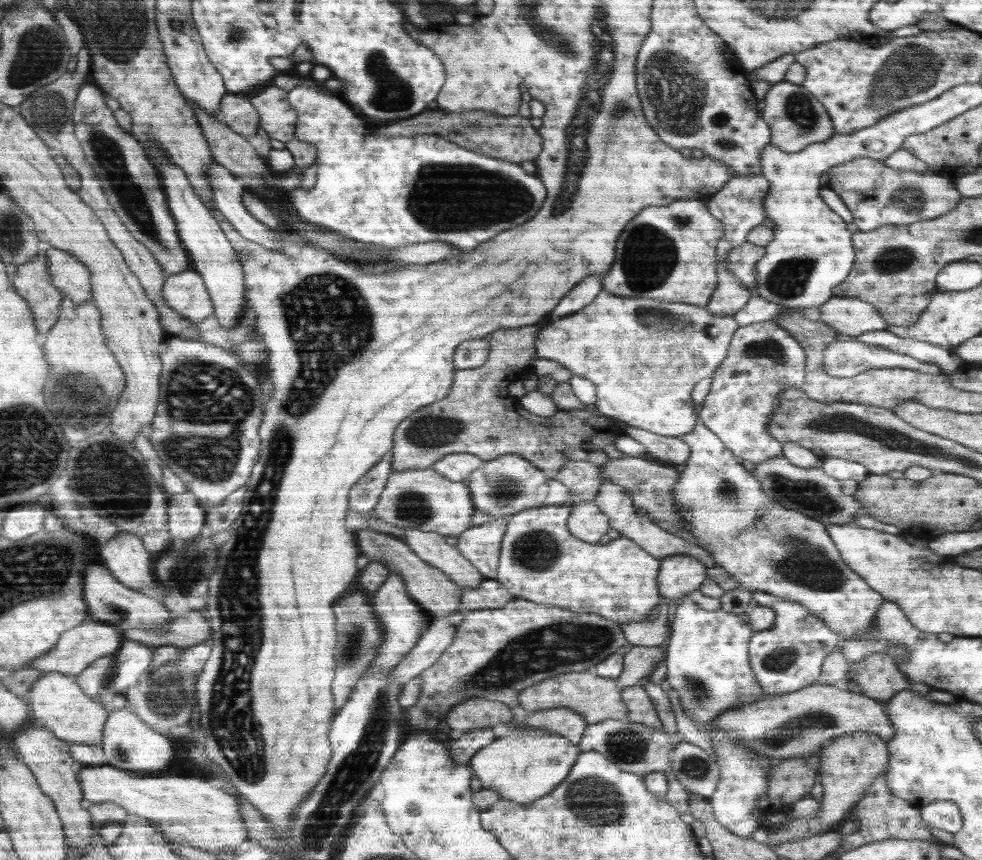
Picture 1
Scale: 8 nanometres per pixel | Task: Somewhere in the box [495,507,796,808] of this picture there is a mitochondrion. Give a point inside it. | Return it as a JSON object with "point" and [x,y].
{"point":[537,551]}

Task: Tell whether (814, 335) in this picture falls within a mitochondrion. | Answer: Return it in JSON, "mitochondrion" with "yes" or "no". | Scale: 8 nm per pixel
{"mitochondrion":"yes"}

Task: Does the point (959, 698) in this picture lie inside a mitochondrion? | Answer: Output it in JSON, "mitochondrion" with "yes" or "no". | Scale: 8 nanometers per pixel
{"mitochondrion":"no"}

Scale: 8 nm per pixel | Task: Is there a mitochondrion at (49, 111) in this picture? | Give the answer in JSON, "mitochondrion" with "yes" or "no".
{"mitochondrion":"yes"}

